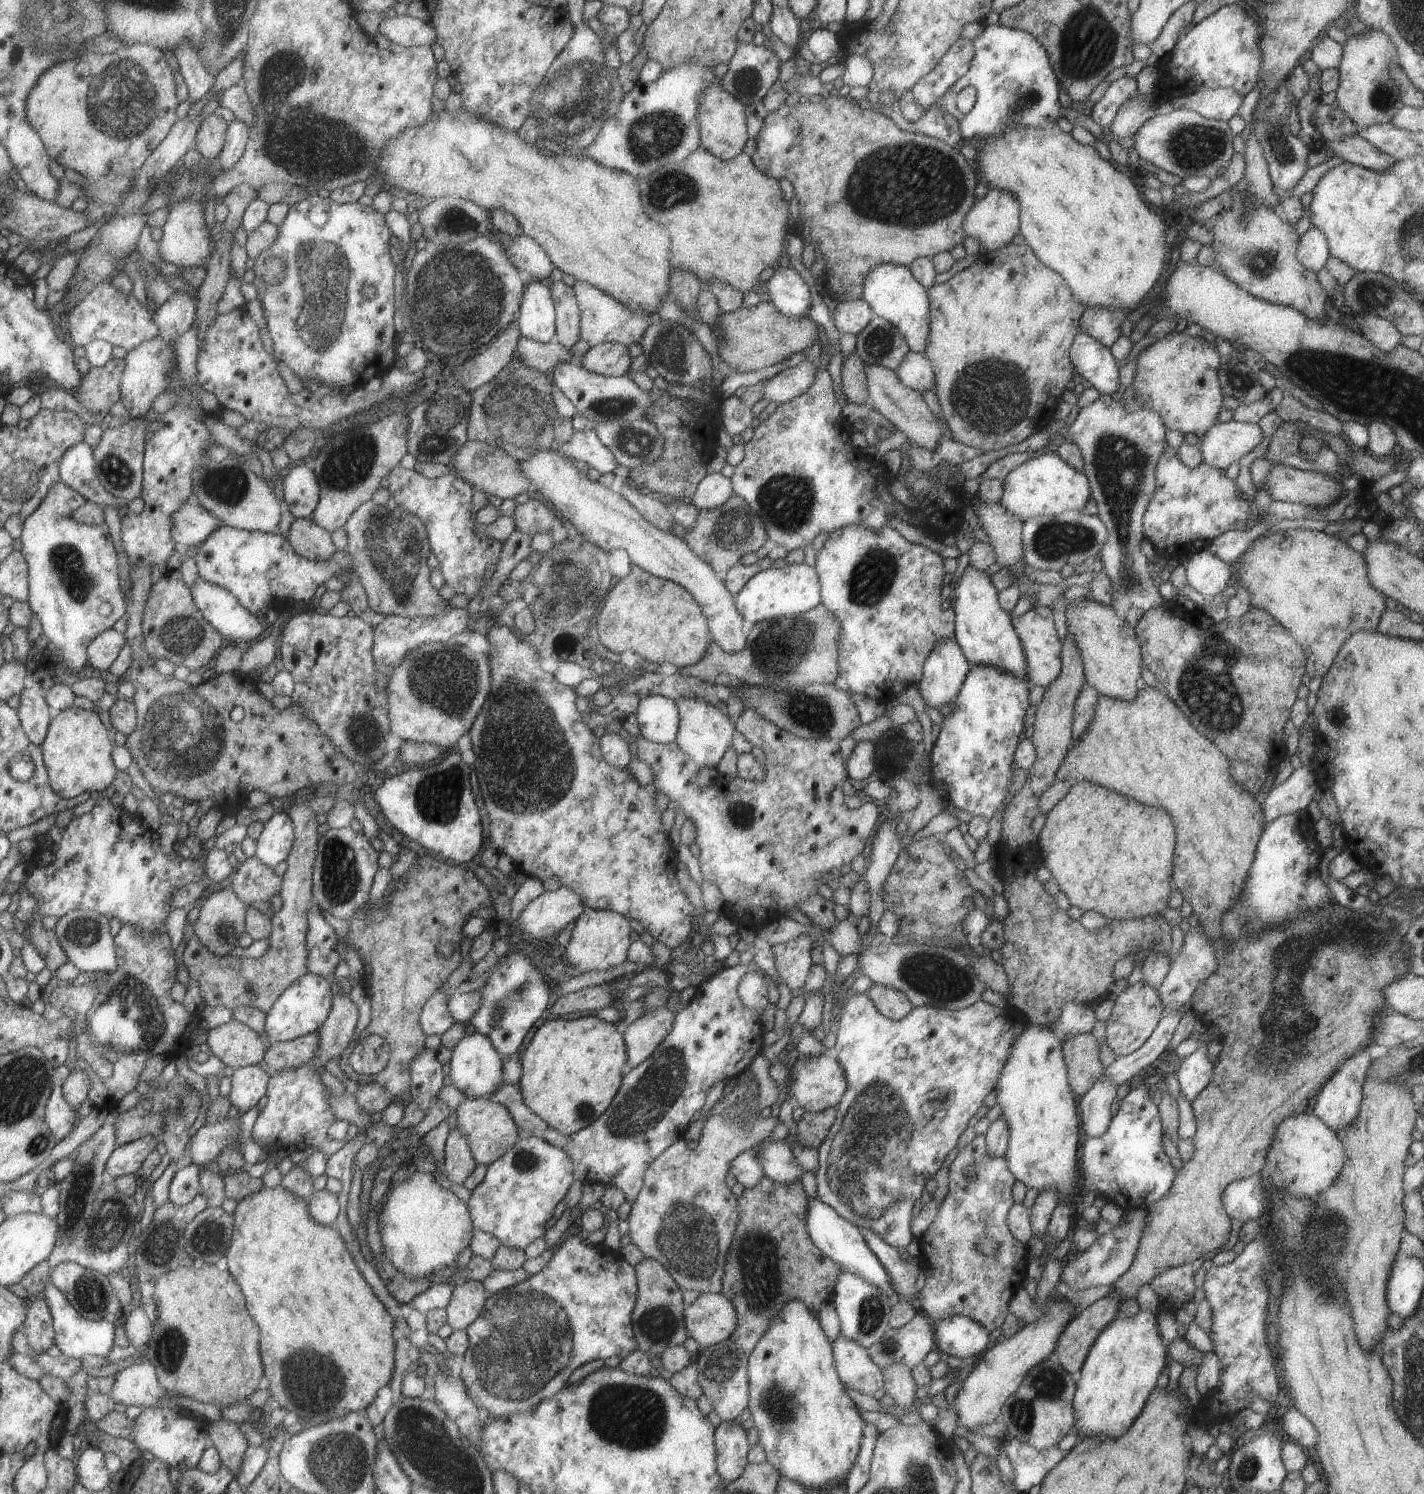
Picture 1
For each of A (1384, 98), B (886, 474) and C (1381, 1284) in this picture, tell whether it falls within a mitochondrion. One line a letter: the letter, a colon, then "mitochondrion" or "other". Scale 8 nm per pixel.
A: mitochondrion
B: other
C: other

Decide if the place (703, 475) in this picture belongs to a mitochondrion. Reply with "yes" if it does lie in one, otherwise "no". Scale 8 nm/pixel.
no

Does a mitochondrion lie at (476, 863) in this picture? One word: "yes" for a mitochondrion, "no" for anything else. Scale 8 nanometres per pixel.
no

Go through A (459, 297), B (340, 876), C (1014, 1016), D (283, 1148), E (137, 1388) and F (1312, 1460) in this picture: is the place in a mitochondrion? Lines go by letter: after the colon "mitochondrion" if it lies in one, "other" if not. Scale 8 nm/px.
A: mitochondrion
B: mitochondrion
C: other
D: other
E: other
F: other

